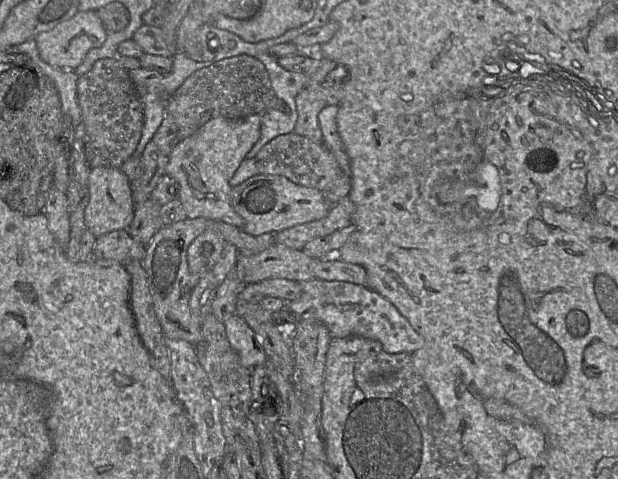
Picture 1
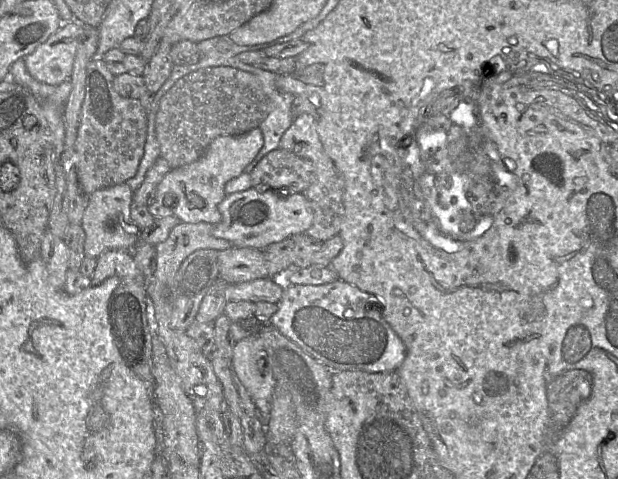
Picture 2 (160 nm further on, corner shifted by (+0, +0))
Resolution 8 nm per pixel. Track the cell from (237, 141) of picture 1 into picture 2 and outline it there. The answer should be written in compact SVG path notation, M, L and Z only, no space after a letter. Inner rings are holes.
M259 127L241 135L217 137L209 145L206 152L195 162L171 169L161 180L156 190L155 199L163 201L166 194L176 197L173 213L181 222L206 222L212 225L222 219L218 205L226 197L225 184L244 172L263 147L264 138Z

